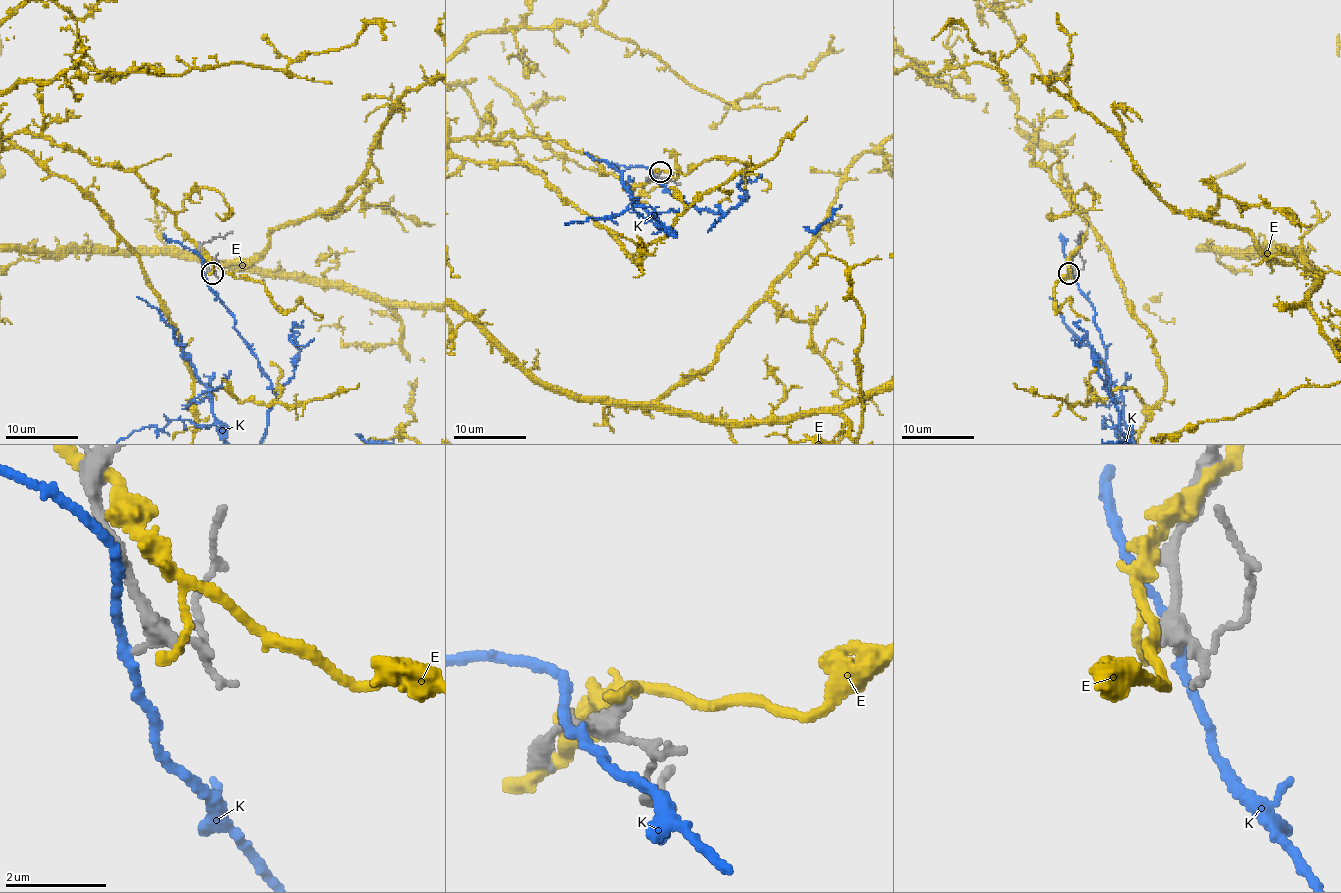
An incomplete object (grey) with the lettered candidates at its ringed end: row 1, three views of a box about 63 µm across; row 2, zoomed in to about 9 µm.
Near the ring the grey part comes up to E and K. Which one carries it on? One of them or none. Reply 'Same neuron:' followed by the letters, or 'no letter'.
Same neuron: no letter

